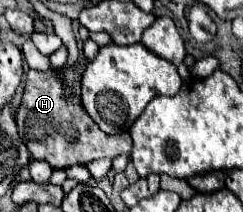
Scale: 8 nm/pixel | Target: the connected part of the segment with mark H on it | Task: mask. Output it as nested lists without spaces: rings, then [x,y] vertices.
[[[29,71],[25,79],[25,91],[17,109],[19,137],[27,145],[33,159],[47,161],[55,169],[67,169],[71,165],[87,165],[95,159],[115,159],[121,153],[131,153],[131,137],[127,131],[119,135],[103,133],[95,121],[73,99],[73,93],[65,97],[57,71]]]

